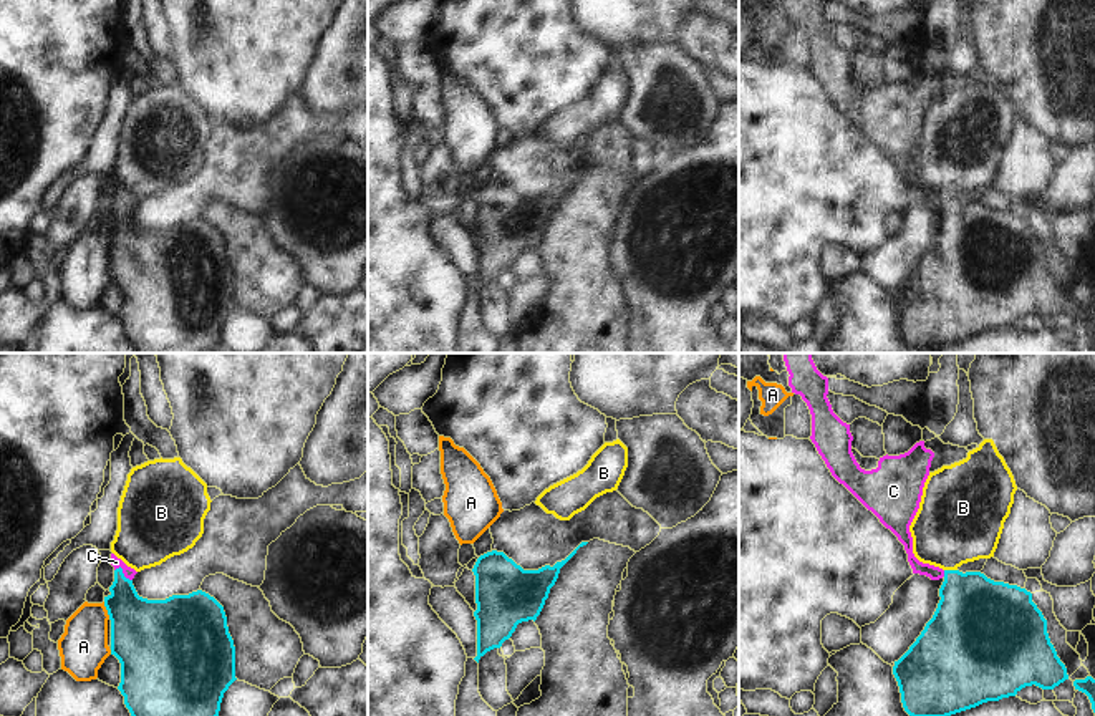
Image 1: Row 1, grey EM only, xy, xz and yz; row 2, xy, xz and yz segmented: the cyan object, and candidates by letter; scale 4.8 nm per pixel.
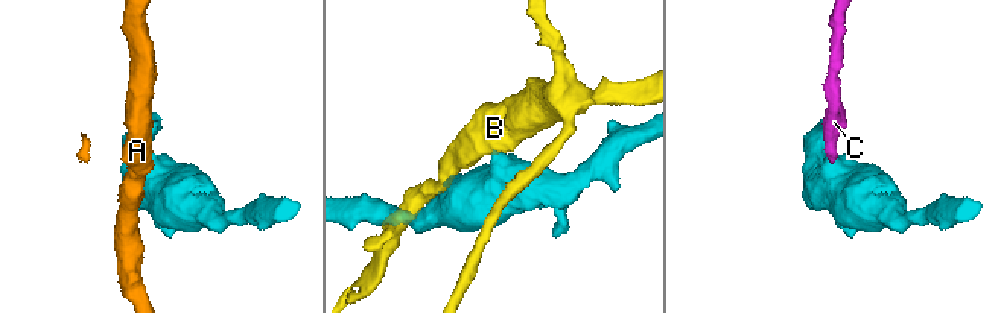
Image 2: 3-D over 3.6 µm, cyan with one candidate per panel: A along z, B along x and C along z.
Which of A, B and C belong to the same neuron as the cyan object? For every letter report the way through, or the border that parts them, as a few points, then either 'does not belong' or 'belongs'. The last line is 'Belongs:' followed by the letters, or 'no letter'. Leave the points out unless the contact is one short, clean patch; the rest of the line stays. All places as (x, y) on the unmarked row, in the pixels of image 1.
A: does not belong
B: does not belong
C: across xy (135, 251), (123, 234), (121, 201), (116, 191) | belongs
Belongs: C

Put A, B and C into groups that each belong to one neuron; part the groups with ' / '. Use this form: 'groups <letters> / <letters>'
groups A / B / C

